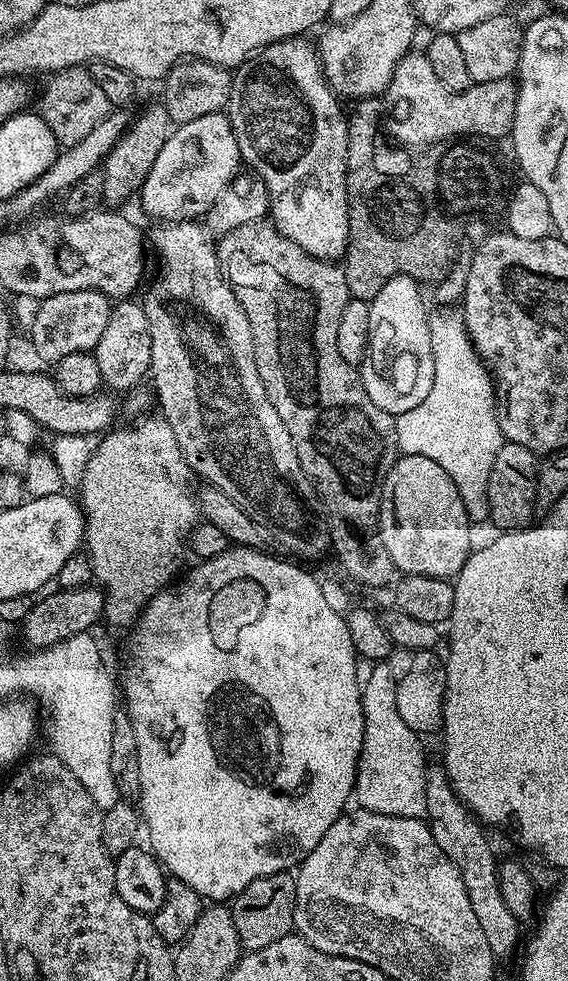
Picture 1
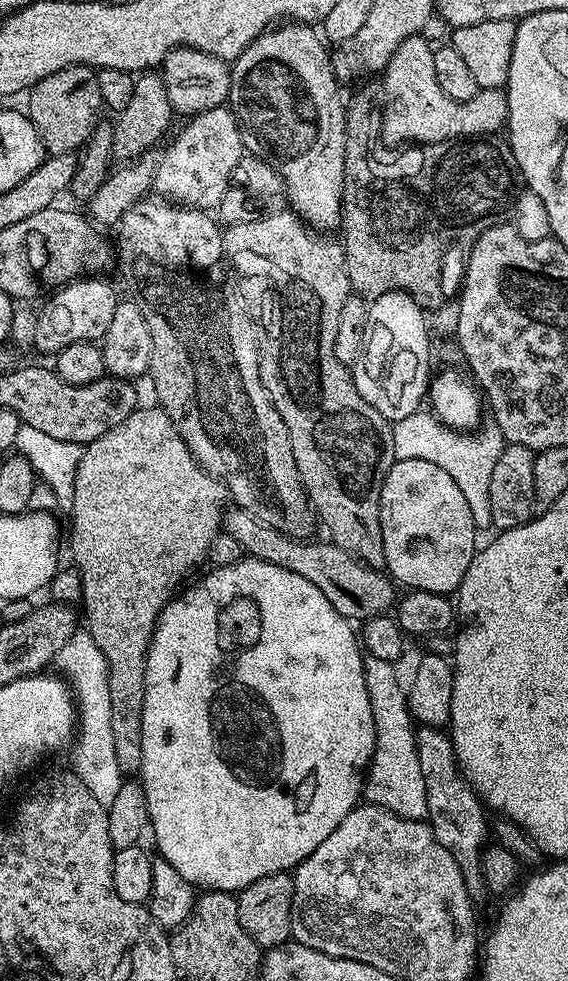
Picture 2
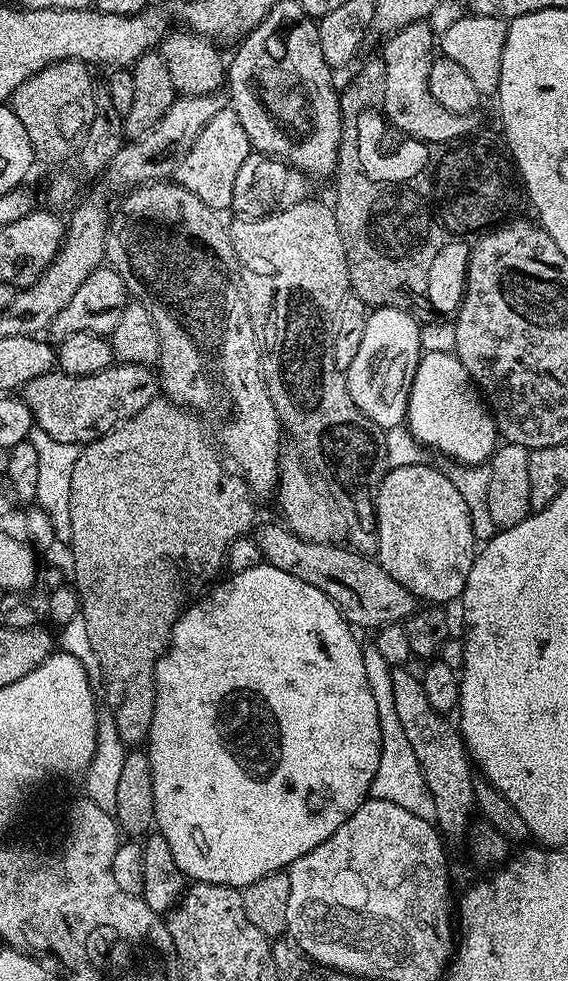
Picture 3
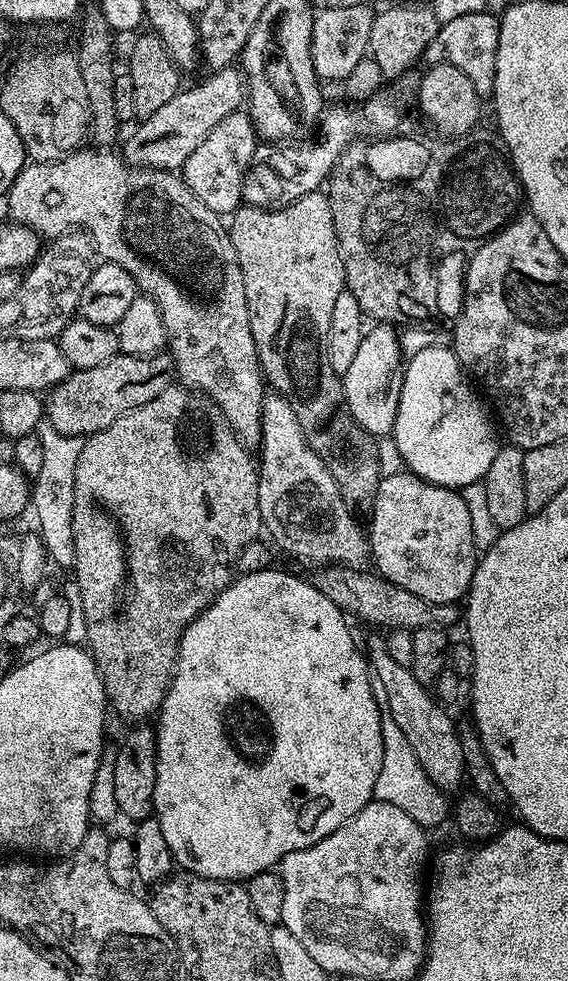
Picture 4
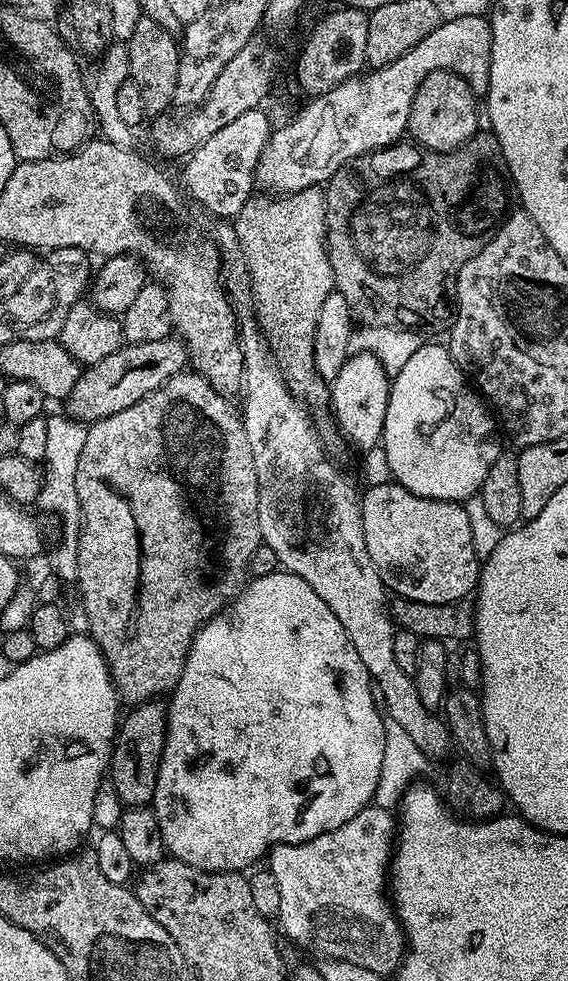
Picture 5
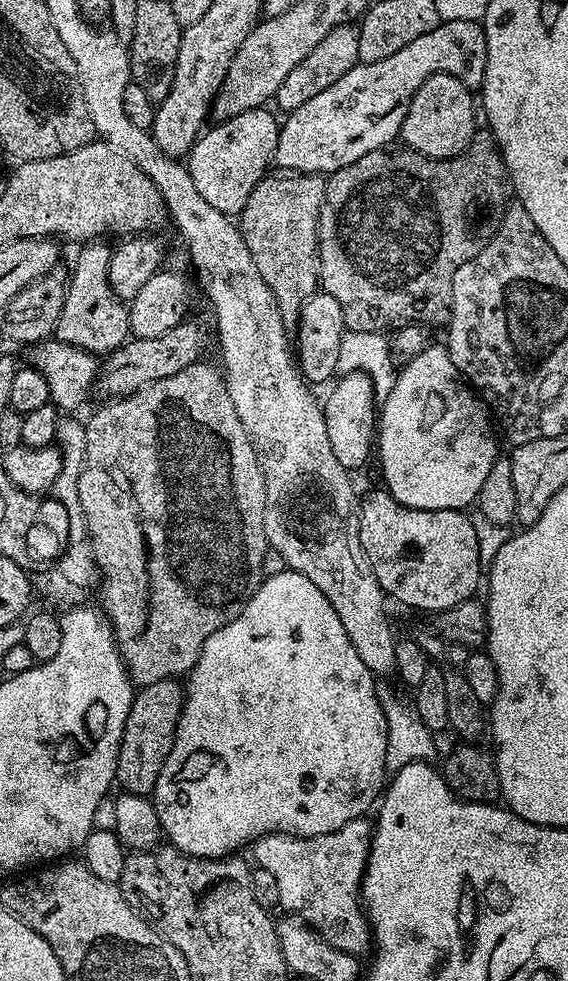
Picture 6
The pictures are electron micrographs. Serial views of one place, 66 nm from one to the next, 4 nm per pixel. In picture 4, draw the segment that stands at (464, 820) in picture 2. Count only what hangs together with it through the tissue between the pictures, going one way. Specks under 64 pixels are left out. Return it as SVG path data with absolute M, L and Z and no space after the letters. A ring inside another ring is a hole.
M380 634L374 635L378 636L369 638L368 648L366 644L366 659L374 675L375 683L382 685L386 690L386 706L390 706L390 715L394 717L395 724L402 729L402 734L406 734L406 742L410 742L410 747L413 748L418 762L422 762L422 770L426 770L430 782L437 784L441 792L452 794L452 791L460 783L464 784L466 780L457 721L448 717L449 709L436 699L430 691L429 685L418 682L418 678L414 678L411 668L398 666L398 662L394 662L394 658L390 658L390 650L386 650L384 645L385 637Z

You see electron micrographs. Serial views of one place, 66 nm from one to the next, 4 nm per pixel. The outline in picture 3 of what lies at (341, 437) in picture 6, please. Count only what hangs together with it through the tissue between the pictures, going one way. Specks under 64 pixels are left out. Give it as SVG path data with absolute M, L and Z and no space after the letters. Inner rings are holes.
M376 306L369 311L366 331L362 334L362 346L358 346L358 354L354 362L346 369L346 379L350 398L354 398L354 406L370 418L381 430L401 427L405 423L410 402L411 386L415 372L418 370L422 349L420 347L420 324L412 317L407 308Z

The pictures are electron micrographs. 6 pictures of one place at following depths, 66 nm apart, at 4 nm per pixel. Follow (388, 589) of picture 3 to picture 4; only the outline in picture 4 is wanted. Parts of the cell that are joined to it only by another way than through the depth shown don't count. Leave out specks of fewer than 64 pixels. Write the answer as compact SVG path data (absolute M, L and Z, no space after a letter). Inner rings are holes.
M324 566L317 571L320 573L314 577L314 583L319 592L326 594L330 602L339 606L341 612L374 624L378 630L401 628L410 633L430 627L448 630L451 629L451 624L461 623L462 612L456 604L426 602L426 598L418 598L418 594L410 594L410 590L402 590L402 586L394 586L394 582L390 582L385 576L372 570L364 571L347 566Z

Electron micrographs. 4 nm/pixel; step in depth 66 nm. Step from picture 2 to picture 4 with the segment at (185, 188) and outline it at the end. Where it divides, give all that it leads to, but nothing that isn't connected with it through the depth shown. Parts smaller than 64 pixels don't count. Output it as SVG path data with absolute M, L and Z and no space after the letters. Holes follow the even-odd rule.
M241 110L222 118L210 134L206 134L206 142L186 158L182 169L182 175L186 186L210 206L218 214L235 213L241 207L244 199L244 182L249 175L250 169L256 159L256 149L258 147L258 137L256 128L252 124L252 119L247 111Z

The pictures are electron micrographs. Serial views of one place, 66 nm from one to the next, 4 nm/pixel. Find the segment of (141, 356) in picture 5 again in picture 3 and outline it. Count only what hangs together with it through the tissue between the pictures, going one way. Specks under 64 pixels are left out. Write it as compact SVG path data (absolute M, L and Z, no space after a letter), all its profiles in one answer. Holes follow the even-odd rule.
M113 362L106 370L98 370L98 374L85 376L71 376L59 370L47 372L24 385L22 398L26 406L30 406L35 427L46 430L46 434L50 434L50 438L58 438L58 442L83 446L114 430L114 426L118 426L126 418L138 414L138 410L142 410L152 400L157 399L160 391L157 373L149 365Z

